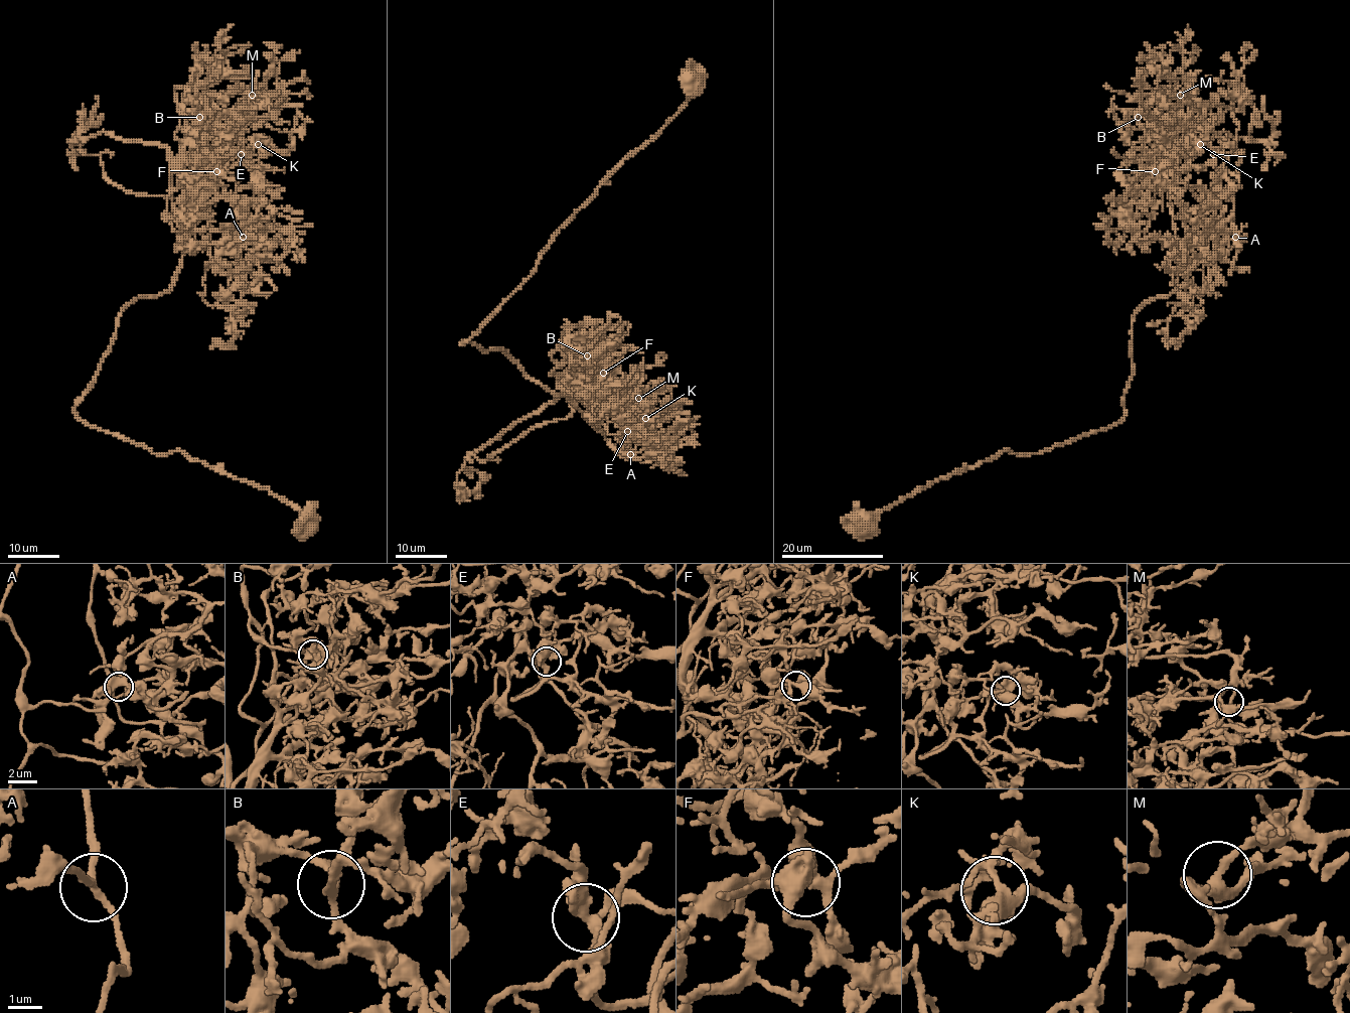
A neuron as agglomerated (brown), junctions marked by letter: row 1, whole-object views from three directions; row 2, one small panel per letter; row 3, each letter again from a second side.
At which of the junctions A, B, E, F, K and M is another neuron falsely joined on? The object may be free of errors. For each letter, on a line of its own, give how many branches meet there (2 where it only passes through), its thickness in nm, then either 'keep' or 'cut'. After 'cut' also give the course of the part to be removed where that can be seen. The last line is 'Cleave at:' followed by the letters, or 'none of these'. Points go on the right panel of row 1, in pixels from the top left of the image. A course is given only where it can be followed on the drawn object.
A: 3 | 200 nm | keep
B: 3 | 220 nm | keep
E: 3 | 320 nm | keep
F: 3 | 360 nm | cut | (1154, 171), (1166, 183), (1185, 146), (1220, 133), (1267, 140), (1272, 122), (1262, 96)
K: 3 | 400 nm | keep
M: 3 | 320 nm | keep
Cleave at: F

